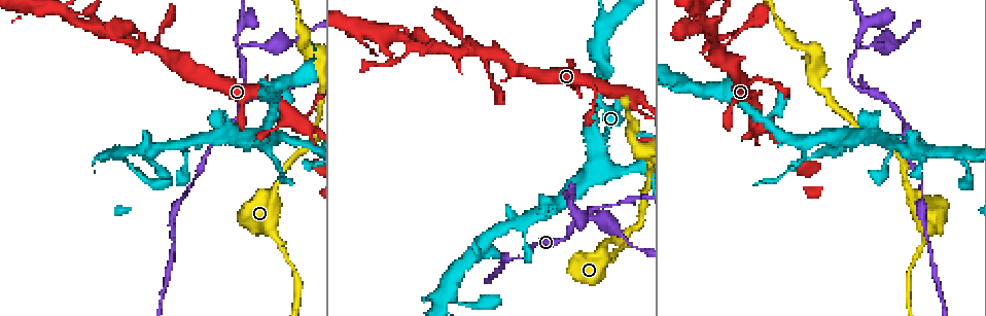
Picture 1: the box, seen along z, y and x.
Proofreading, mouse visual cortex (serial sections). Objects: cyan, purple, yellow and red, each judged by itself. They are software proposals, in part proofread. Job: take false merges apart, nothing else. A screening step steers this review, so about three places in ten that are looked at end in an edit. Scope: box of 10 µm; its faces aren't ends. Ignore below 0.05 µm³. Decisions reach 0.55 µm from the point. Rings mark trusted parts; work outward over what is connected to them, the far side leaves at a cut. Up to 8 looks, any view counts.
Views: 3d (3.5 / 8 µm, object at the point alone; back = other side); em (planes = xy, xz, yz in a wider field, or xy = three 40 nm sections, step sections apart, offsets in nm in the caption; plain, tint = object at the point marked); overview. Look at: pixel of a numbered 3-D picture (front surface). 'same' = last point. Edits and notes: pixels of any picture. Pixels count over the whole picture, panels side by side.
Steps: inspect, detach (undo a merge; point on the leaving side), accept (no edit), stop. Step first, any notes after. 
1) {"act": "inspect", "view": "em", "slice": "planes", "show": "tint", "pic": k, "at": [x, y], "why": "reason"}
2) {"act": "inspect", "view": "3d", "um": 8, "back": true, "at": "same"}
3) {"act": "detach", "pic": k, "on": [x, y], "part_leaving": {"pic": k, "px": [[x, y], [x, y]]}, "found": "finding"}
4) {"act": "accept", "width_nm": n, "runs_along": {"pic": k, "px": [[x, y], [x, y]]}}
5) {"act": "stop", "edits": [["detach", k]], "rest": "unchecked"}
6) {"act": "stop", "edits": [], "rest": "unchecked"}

{"act": "inspect", "view": "3d", "um": 3.5, "pic": 1, "at": [596, 167]}

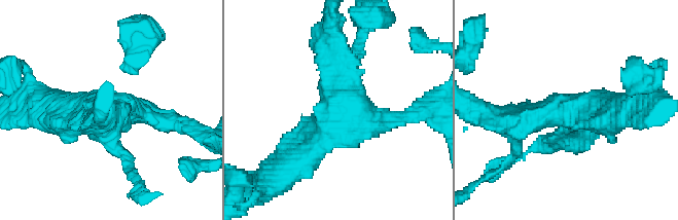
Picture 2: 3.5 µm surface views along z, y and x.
{"act": "inspect", "view": "em", "slice": "xy", "step": 3, "show": "tint", "pic": 2, "at": [572, 107], "arms": 3, "arm_widths_nm": [250, 400, 400], "why": "shape alone is not enough"}

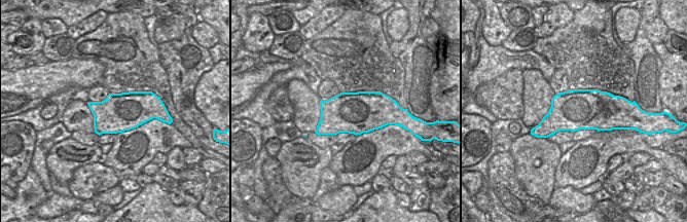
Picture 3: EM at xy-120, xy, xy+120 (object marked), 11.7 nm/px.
{"act": "accept", "runs_along": {"pic": 2, "px": [[335, 48], [335, 119], [288, 167]]}, "found": "all the same cell"}

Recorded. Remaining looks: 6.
{"act": "inspect", "view": "3d", "um": 8, "pic": 1, "at": [884, 98], "why": "three arms meet"}

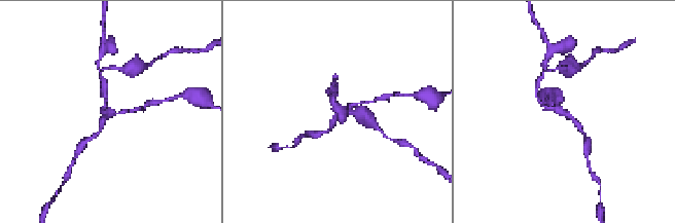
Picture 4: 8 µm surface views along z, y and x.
{"act": "inspect", "view": "3d", "um": 3.5, "at": "same"}

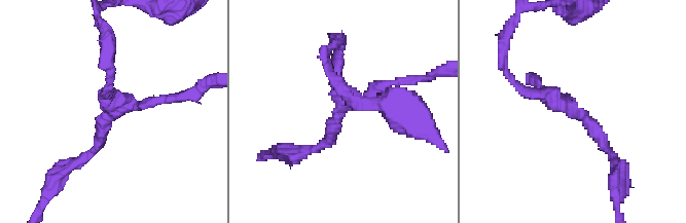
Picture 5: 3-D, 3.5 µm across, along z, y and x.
{"act": "inspect", "view": "em", "slice": "xy", "step": 3, "show": "tint", "pic": 5, "at": [111, 109], "arms": 3, "arm_widths_nm": [150, 150, 150]}

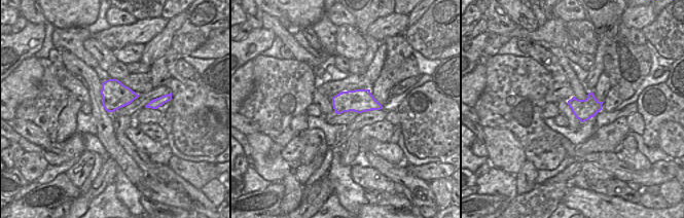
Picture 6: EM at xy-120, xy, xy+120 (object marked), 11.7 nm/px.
{"act": "accept", "found": "one cell here"}

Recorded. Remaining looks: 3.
{"act": "inspect", "view": "3d", "um": 3.5, "pic": 1, "at": [514, 225]}

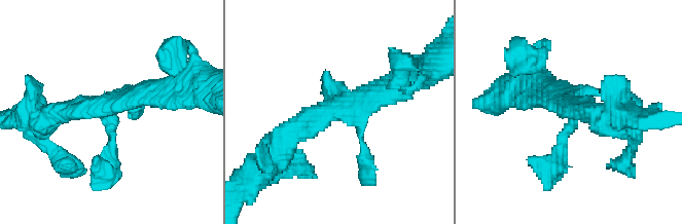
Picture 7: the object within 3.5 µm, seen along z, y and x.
{"act": "inspect", "view": "em", "slice": "xy", "step": 2, "show": "plain", "pic": 7, "at": [564, 104], "why": "shape alone is not enough"}

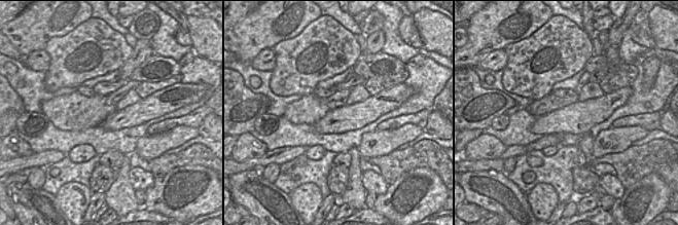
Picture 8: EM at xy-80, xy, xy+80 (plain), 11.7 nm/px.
{"act": "inspect", "view": "em", "slice": "xy", "step": 2, "show": "tint", "at": "same"}

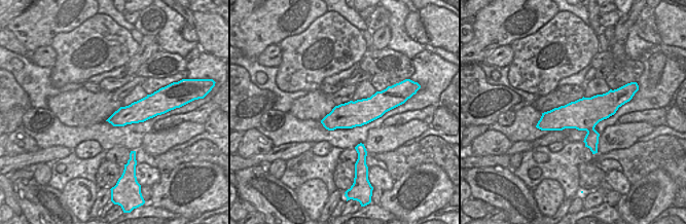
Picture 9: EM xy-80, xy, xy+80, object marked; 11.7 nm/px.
{"act": "accept", "runs_along": {"pic": 9, "px": [[618, 103], [539, 125]]}, "found": "all the same cell"}

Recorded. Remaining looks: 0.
{"act": "stop", "edits": [], "rest": "unchecked"}

